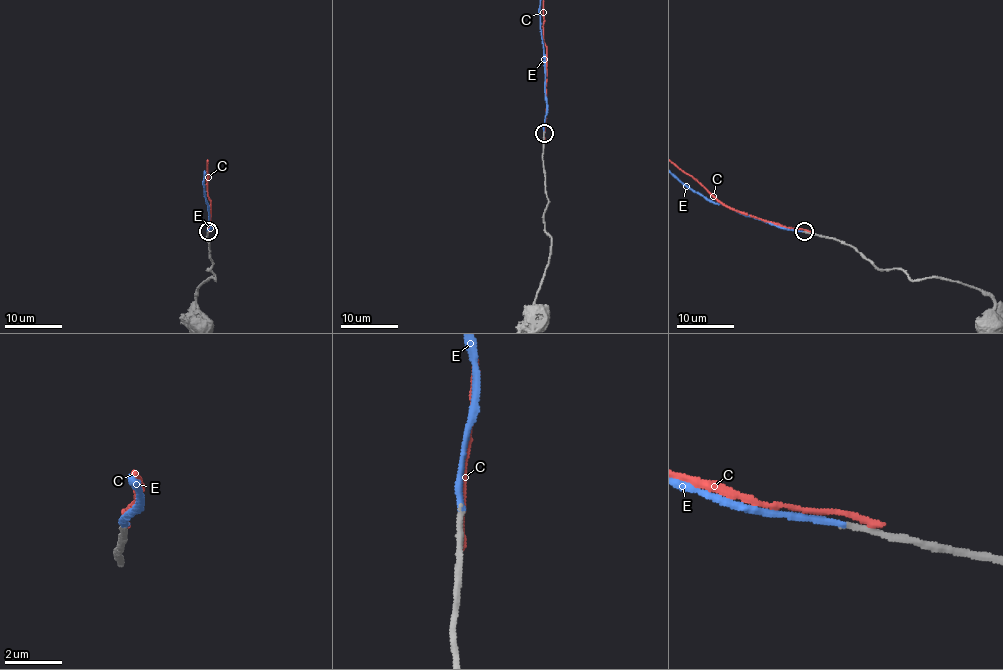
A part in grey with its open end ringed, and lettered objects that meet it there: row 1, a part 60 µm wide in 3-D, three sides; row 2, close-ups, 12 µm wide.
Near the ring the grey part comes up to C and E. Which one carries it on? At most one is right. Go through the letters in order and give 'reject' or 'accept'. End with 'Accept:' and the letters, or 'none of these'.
C: reject
E: accept
Accept: E

